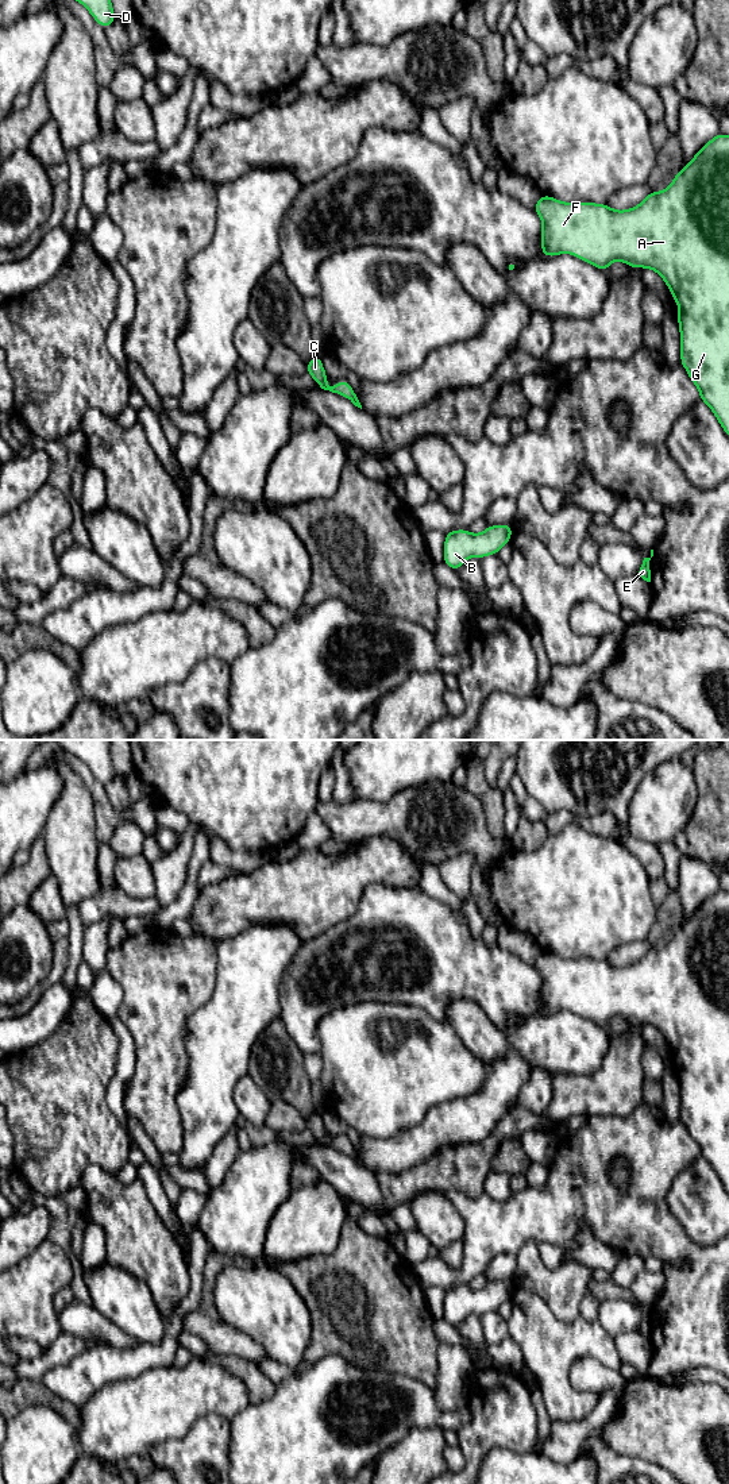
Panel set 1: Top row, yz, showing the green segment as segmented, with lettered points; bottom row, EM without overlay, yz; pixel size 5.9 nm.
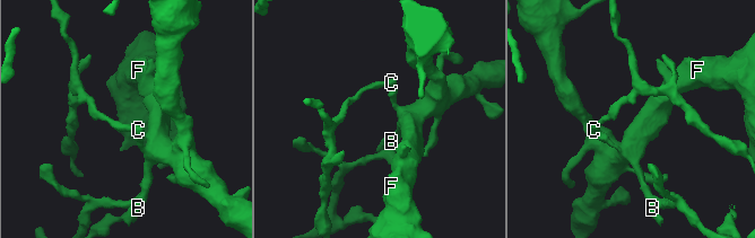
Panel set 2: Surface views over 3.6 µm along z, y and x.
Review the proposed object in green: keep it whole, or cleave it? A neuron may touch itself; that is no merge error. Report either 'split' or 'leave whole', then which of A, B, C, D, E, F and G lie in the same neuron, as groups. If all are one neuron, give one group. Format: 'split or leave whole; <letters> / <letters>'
leave whole; A B C D E F G

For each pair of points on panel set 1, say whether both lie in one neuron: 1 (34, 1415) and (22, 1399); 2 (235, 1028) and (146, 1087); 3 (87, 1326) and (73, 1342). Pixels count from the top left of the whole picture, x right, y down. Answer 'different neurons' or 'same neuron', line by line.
1: different neurons
2: different neurons
3: different neurons

